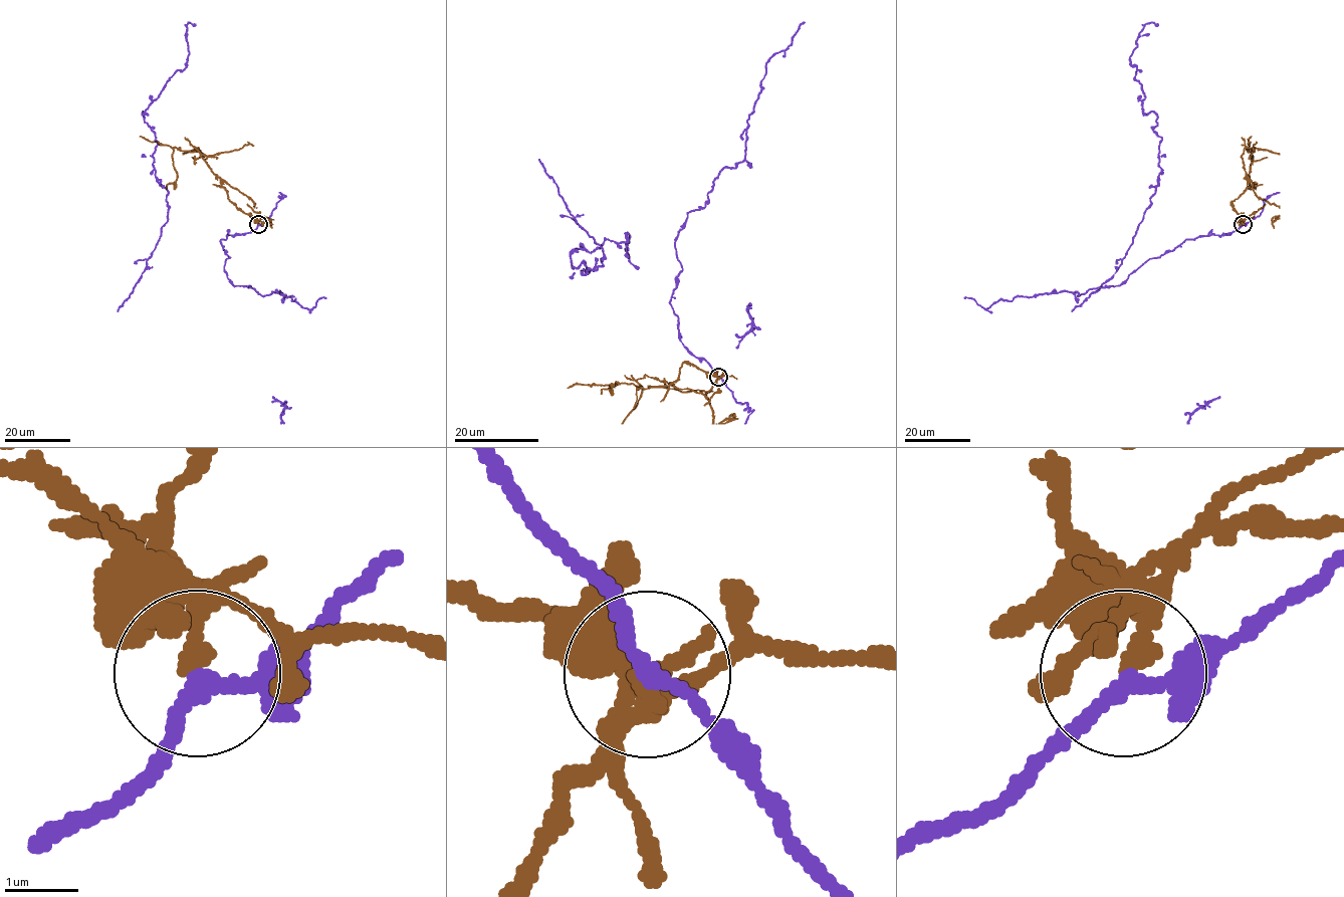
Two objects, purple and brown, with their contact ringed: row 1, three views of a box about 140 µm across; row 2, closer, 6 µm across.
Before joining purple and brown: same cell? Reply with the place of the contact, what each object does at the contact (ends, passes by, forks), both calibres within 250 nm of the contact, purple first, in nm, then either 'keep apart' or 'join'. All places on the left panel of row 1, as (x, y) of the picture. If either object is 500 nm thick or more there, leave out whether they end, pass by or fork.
at (258, 224); purple passes by; brown ends there; 180 nm thick on the purple side, 220 nm on the other; keep apart

